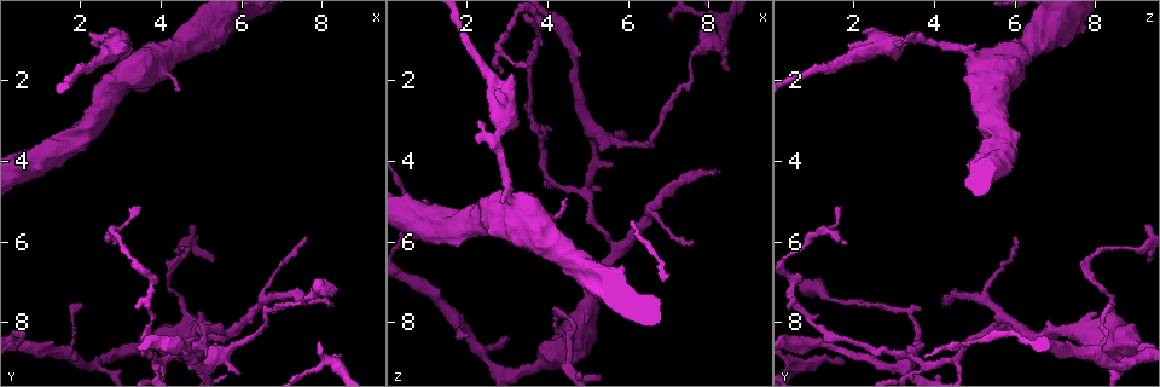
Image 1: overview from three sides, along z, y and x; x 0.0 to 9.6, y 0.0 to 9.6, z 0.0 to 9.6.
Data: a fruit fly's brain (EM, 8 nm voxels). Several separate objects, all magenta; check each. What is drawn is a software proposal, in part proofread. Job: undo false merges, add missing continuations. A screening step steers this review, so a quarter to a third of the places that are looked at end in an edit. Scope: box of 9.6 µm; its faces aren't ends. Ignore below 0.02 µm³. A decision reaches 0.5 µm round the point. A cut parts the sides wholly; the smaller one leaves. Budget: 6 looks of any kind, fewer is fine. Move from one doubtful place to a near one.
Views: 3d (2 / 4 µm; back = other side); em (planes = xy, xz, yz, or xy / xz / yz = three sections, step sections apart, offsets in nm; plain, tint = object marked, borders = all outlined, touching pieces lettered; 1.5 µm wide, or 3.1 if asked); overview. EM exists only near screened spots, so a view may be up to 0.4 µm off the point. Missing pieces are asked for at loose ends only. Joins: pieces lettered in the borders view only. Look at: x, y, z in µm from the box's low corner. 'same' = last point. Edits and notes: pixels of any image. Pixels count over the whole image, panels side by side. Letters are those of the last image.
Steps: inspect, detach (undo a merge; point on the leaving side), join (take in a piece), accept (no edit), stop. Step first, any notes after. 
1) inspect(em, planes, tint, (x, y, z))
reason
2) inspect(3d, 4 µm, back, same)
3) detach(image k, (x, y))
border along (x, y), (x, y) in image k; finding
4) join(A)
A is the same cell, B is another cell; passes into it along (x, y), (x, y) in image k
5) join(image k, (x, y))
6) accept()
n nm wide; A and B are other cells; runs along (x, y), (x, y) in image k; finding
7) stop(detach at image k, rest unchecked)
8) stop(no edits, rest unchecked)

inspect(em, planes, borders, (4.05, 9.00, 4.55))

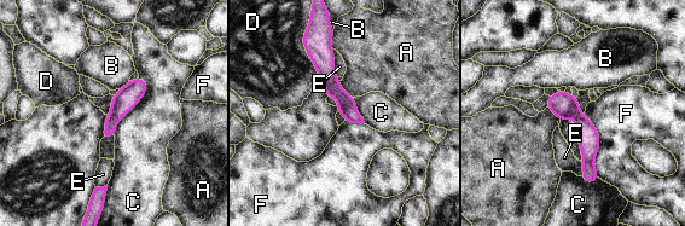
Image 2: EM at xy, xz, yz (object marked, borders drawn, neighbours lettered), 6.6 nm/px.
accept()
A, B, C, D, E and F are other cells; border along (585, 114), (599, 138), (599, 178) in image 2; all the same neuron

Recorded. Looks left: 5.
inspect(3d, 2 µm, (8.35, 7.50, 4.30))
an open end

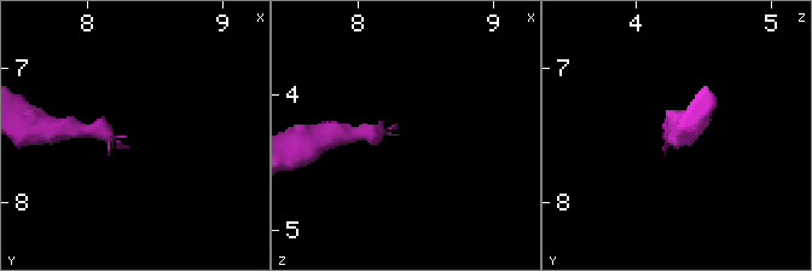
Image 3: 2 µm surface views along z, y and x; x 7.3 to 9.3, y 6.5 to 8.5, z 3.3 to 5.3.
inspect(em, planes, borders, (8.26, 7.50, 4.26))

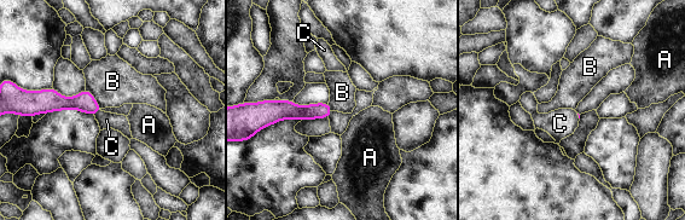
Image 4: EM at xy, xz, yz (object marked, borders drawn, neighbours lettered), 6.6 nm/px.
join(C)
C is the same cell, A and B are other cells; passes into it along (83, 102), (96, 114), (106, 120) in image 4; it goes on there

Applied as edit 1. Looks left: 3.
inspect(em, yz, step 8, tint, (2.10, 7.55, 8.25))
thin end

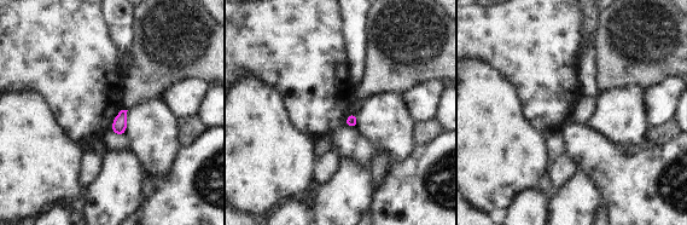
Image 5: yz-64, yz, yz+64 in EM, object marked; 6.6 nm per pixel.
inspect(em, planes, borders, same)
another direction

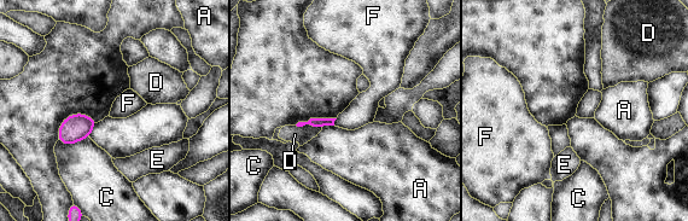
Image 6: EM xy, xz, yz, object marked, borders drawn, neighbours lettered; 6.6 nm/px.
accept()
C touches over 200 nm; A, C, D, E and F are other cells; no lettered piece goes on from it

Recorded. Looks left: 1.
stop(join at image 4, rest unchecked)

